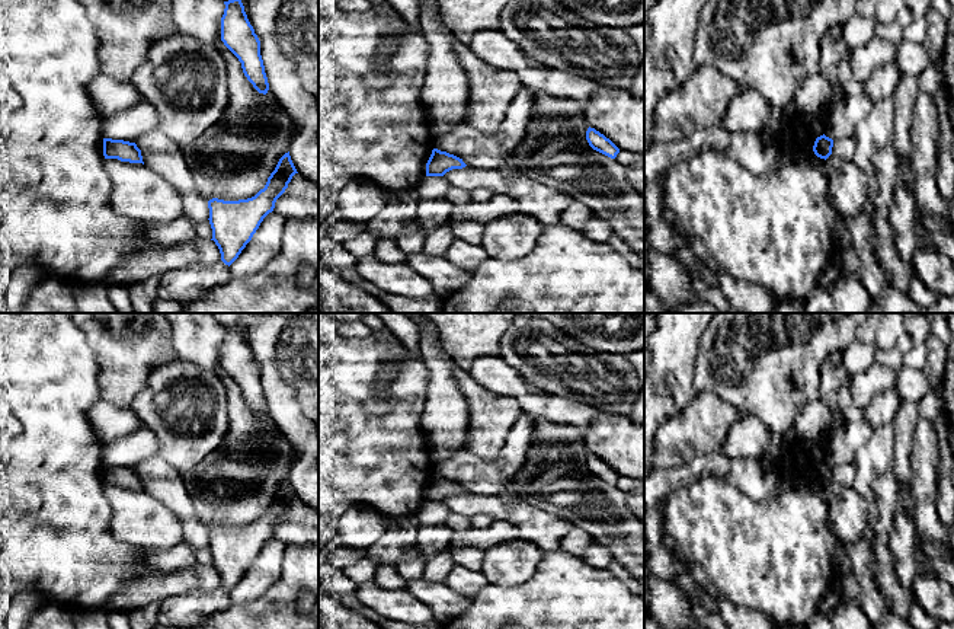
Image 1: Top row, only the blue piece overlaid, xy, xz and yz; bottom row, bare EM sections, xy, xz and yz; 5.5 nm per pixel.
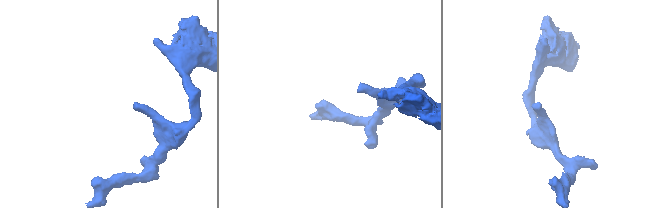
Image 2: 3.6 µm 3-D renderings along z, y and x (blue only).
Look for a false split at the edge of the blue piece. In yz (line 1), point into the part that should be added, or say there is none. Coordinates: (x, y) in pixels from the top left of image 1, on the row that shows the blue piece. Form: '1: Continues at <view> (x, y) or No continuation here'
1: No continuation here

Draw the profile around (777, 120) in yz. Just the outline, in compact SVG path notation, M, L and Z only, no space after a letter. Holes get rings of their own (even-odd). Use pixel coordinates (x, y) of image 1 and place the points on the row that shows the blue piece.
M793 105L782 109L782 111L771 106L771 114L769 114L769 118L768 118L768 122L765 125L763 132L768 135L775 135L775 134L781 132L785 128L787 119L793 114L795 114L795 109Z

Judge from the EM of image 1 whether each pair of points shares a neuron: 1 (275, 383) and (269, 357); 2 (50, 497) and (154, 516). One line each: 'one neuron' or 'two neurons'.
1: one neuron
2: two neurons

